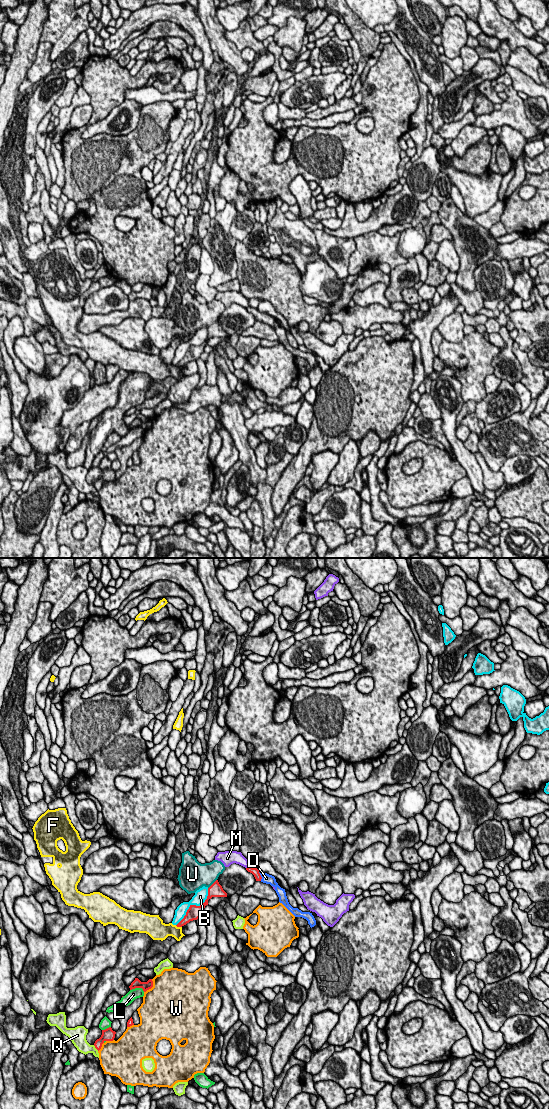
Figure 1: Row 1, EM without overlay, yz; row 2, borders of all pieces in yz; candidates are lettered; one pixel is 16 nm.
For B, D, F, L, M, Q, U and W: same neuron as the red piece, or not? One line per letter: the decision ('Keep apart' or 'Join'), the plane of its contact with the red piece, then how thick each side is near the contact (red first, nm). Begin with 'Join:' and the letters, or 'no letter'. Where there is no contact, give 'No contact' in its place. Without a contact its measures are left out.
Join: D
B: Keep apart. Touches red in yz. Thickness 220 nm (red) against 200 nm
D: Join. Touches red in yz. Thickness 120 nm (red) against 160 nm
F: Keep apart. Touches red in yz. Thickness 160 nm (red) against 240 nm
L: Keep apart. Touches red in yz. Thickness 140 nm (red) against 170 nm
M: Keep apart. Touches red in yz. Thickness 120 nm (red) against 190 nm
Q: Keep apart. Touches red in yz. Thickness 160 nm (red) against 200 nm
U: Keep apart. Touches red in yz. Thickness 220 nm (red) against 360 nm
W: Keep apart. Touches red in yz. Thickness 140 nm (red) against 500 nm

